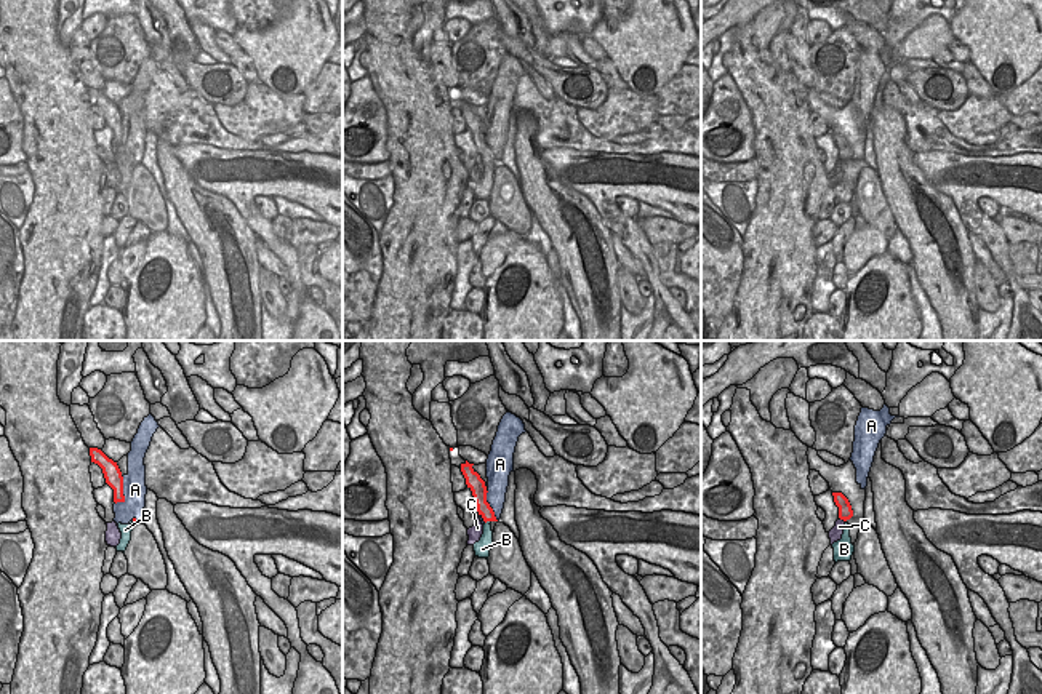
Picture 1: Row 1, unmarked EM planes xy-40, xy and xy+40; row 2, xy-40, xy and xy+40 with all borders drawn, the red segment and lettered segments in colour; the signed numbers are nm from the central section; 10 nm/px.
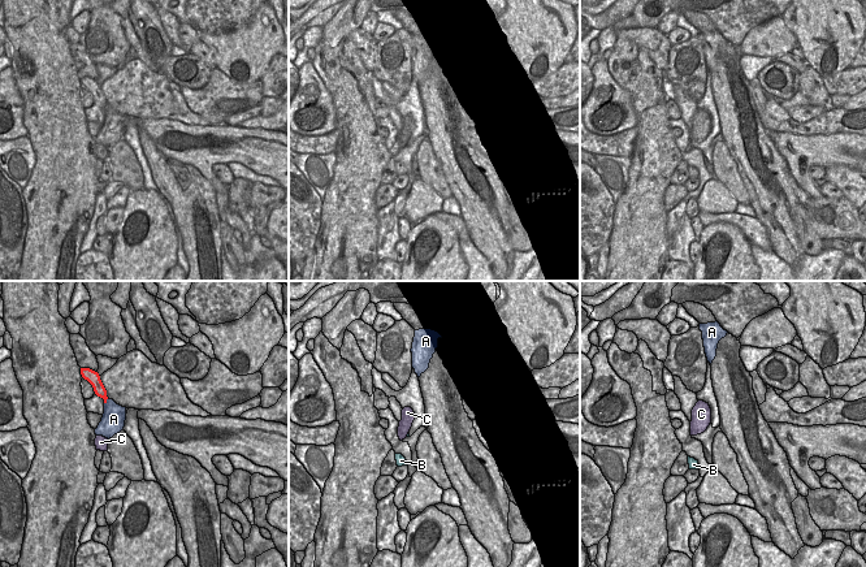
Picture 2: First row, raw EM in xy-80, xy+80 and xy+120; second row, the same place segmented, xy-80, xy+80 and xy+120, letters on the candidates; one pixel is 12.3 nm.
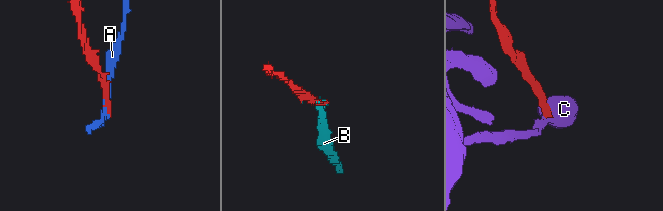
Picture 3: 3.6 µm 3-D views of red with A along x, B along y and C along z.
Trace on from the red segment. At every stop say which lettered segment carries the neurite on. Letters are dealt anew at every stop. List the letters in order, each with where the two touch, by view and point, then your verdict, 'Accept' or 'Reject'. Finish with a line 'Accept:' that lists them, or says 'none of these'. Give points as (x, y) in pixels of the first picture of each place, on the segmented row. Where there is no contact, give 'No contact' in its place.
A: Touches red at xy-40 (122, 493). Reject
B: Touches red at xy (487, 520). Accept
C: Touches red at xy+40 (842, 518). Reject
Accept: B

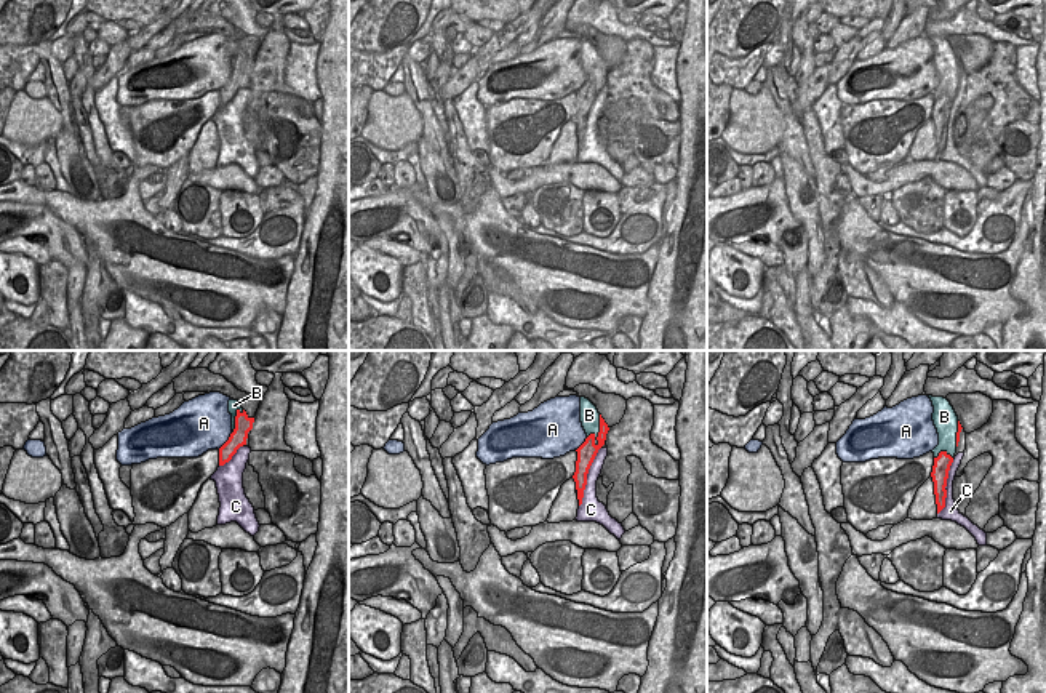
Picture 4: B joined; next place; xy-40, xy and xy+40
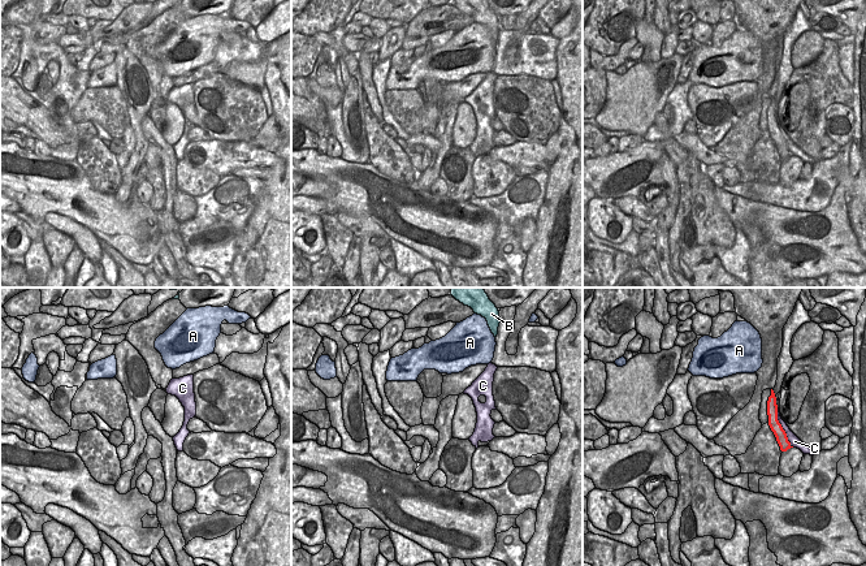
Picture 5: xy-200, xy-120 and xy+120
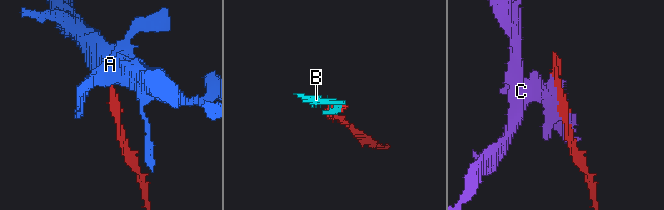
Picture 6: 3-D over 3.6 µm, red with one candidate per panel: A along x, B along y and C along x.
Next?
A: Touches red at xy-40 (227, 440). Reject
B: Touches red at xy (600, 431). Reject
C: Touches red at xy (586, 477). Reject
Accept: none of these

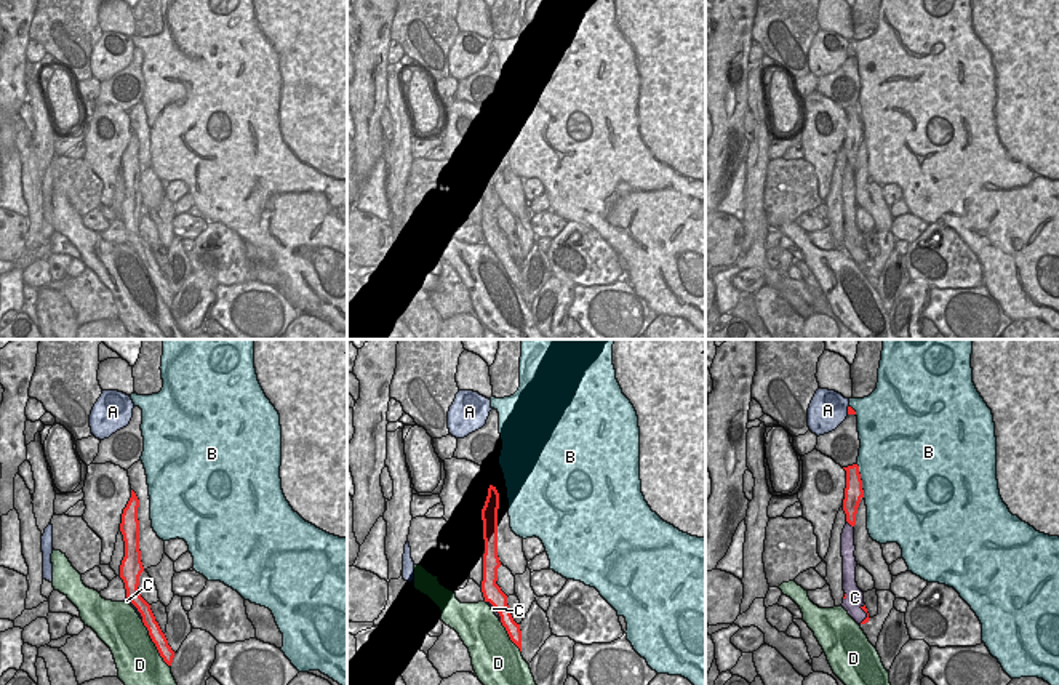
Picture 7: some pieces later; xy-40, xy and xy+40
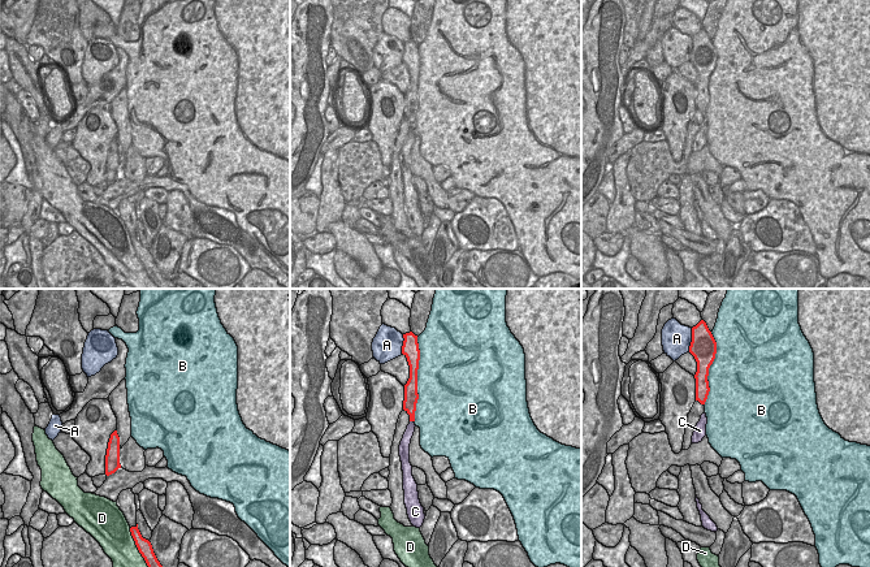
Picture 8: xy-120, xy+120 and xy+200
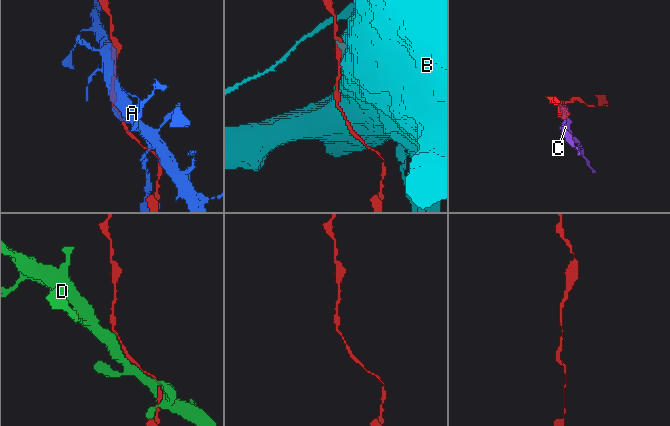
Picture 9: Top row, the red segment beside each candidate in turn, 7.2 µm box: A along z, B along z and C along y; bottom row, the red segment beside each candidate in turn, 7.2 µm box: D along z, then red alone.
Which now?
A: Touches red at xy+40 (848, 410). Reject
B: Touches red at xy+40 (861, 480). Reject
C: Touches red at xy+40 (850, 524). Reject
D: Touches red at xy-40 (154, 642). Reject
Accept: none of these

